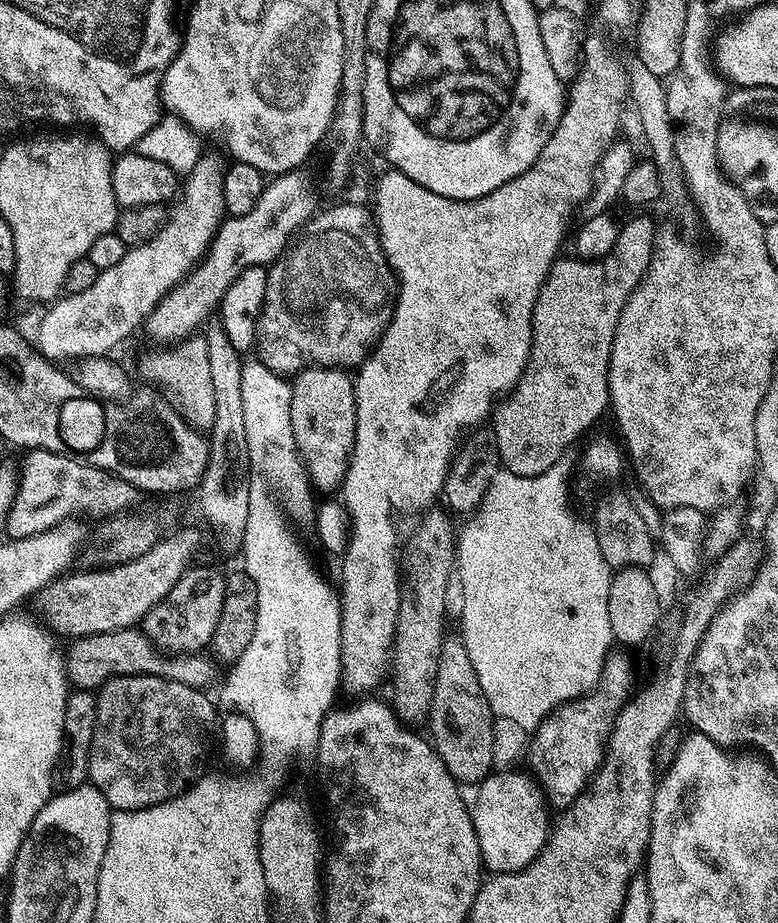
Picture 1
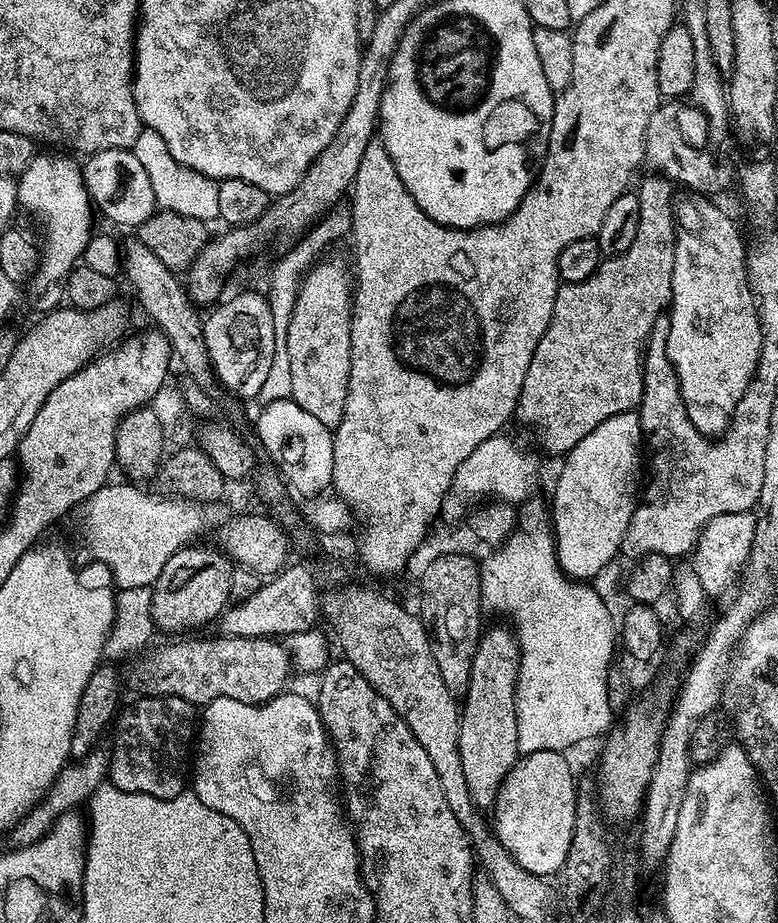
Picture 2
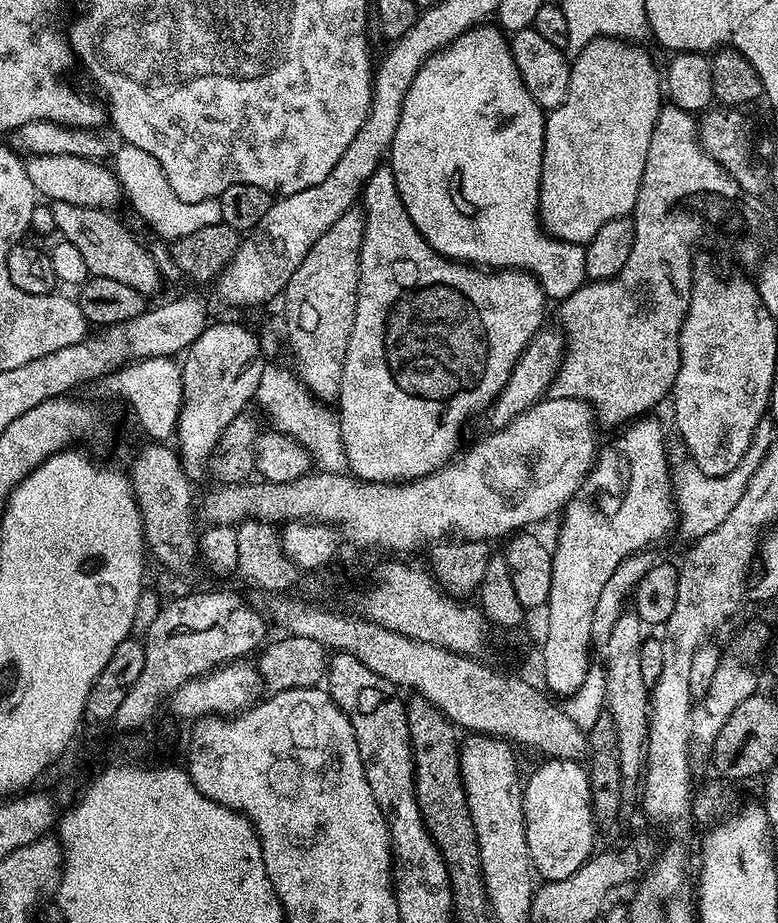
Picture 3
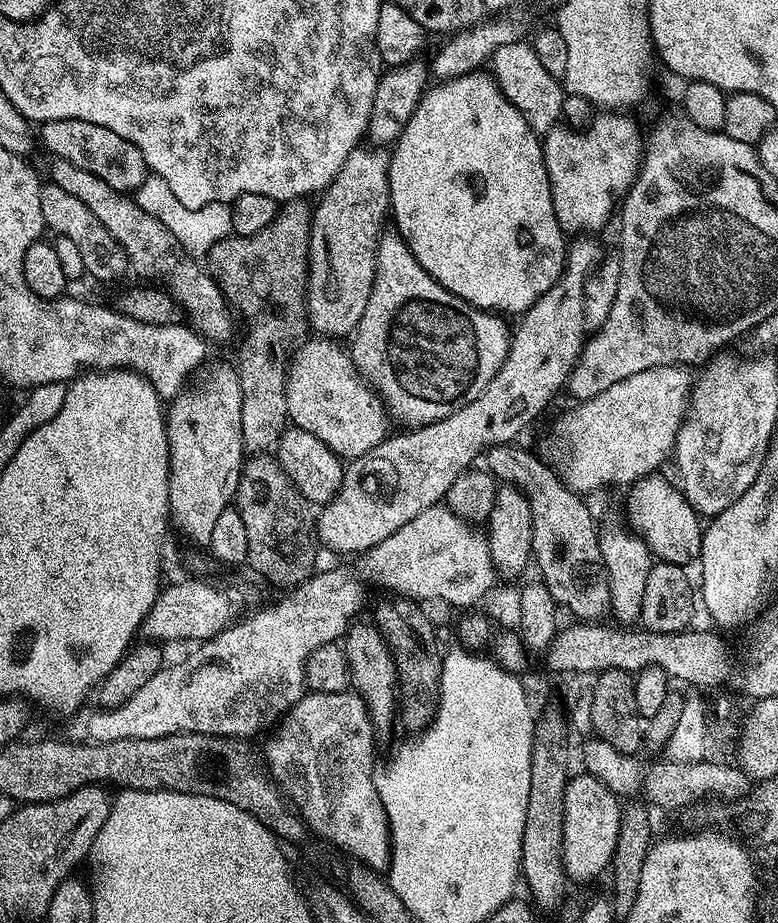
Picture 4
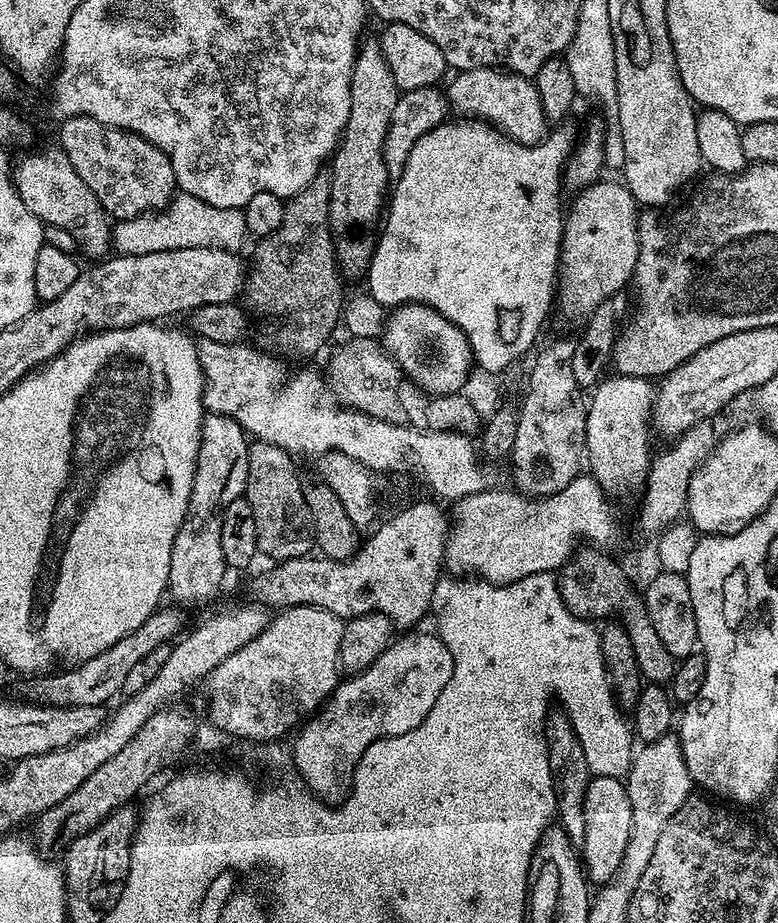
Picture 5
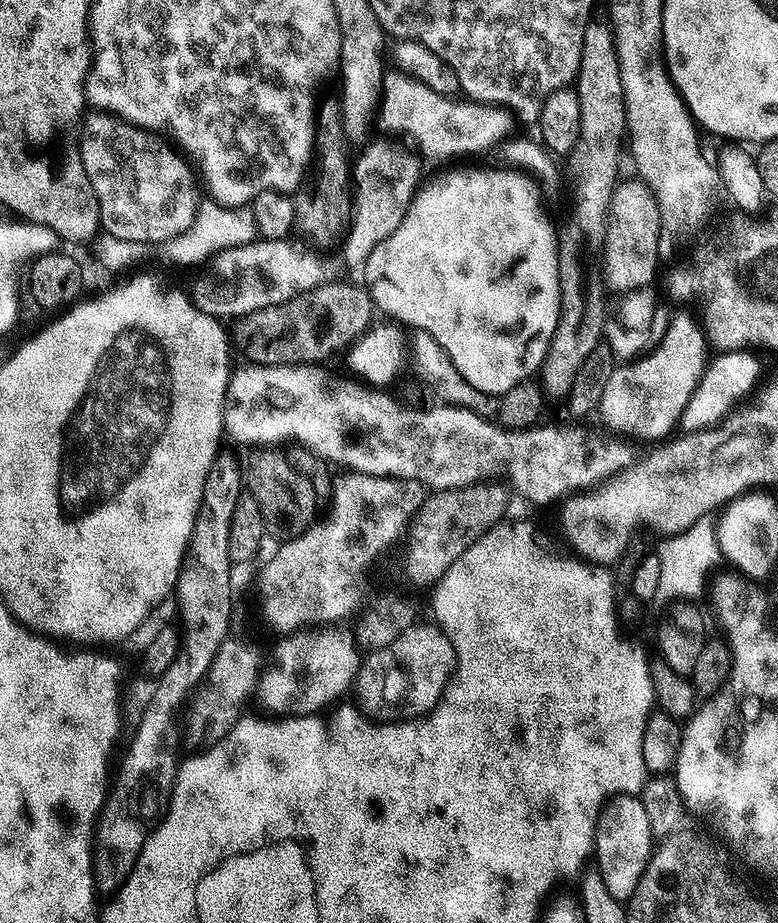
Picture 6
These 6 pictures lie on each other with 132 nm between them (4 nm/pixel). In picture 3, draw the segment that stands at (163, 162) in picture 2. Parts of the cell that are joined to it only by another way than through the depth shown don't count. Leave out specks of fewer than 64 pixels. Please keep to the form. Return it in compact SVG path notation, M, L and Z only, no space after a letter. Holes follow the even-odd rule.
M121 143L120 149L116 152L116 164L114 163L114 171L120 180L120 191L123 199L128 200L128 204L150 224L160 236L165 236L168 242L175 242L186 238L190 234L194 234L194 230L202 230L204 226L214 226L220 223L222 218L222 206L219 199L203 200L202 202L182 202L182 198L178 198L178 194L174 194L174 190L170 190L170 182L166 178L166 174L162 170L162 166L158 166L158 158L154 158L150 154L146 154L146 150L138 150L138 146L133 144Z

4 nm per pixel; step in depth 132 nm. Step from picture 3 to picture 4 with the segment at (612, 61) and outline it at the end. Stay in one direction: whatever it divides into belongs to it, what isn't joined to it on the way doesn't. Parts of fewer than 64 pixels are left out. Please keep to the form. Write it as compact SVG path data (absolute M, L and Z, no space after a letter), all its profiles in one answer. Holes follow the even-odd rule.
M608 110L585 132L557 126L543 133L544 161L554 198L554 214L565 233L596 234L611 216L613 219L618 201L636 180L646 140L640 137L639 126L624 115L628 114Z

